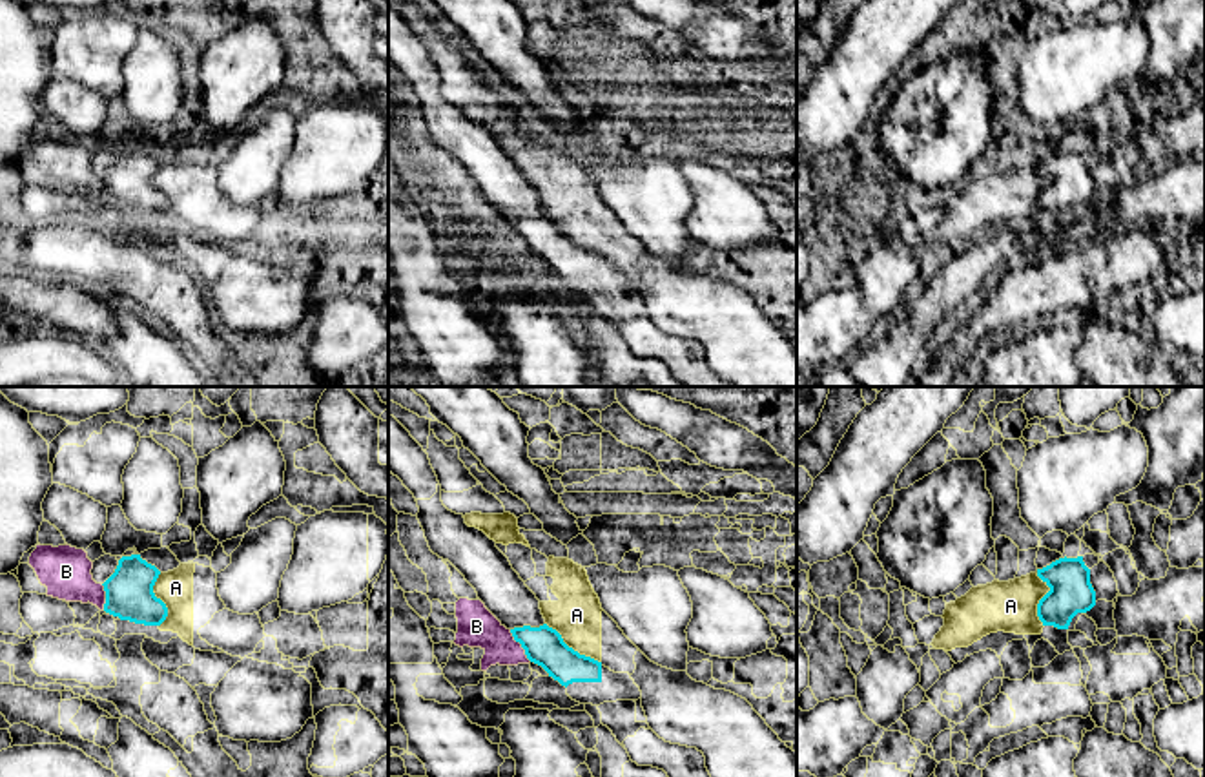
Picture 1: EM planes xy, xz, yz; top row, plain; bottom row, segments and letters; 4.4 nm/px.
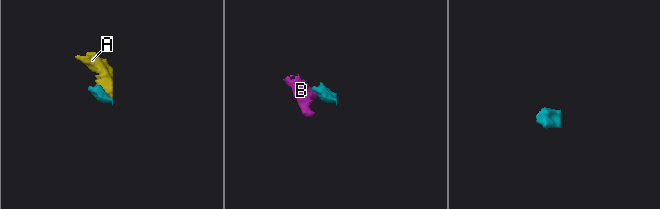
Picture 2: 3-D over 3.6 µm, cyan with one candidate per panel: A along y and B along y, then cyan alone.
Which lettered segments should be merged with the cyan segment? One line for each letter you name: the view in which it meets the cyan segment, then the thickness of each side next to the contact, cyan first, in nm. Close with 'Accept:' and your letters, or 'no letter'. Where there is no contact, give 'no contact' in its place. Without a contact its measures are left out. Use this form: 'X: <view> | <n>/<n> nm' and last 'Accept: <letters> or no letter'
Accept: no letter

